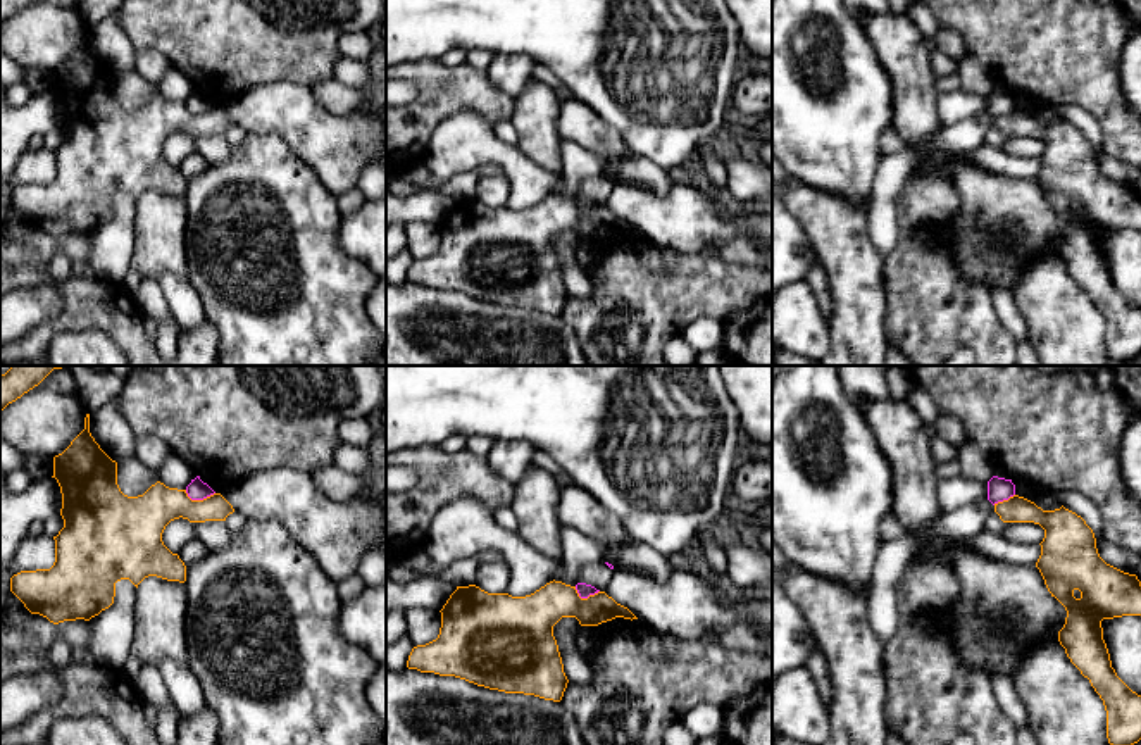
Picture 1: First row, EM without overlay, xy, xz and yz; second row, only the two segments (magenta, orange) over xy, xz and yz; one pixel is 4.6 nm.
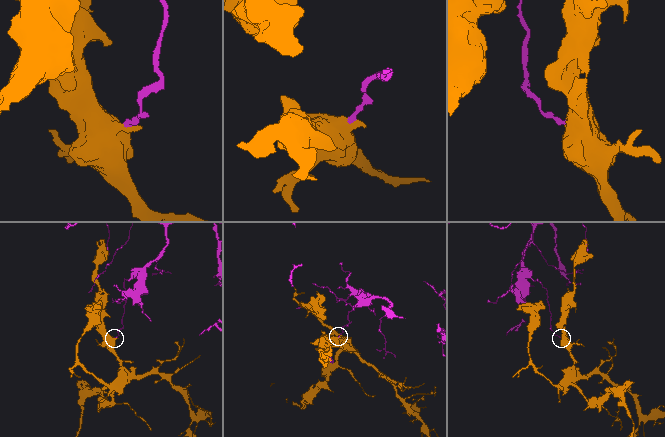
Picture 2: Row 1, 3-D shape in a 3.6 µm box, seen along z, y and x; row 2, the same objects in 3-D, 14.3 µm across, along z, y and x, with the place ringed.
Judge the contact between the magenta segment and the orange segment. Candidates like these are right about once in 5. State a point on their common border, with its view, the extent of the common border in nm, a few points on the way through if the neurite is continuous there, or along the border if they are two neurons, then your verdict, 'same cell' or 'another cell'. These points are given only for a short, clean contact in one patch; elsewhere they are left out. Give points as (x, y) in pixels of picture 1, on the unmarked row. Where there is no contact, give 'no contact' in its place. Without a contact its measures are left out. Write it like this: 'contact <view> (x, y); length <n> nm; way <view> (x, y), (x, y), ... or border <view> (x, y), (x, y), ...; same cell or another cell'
contact xy (199, 112); length 140 nm; another cell

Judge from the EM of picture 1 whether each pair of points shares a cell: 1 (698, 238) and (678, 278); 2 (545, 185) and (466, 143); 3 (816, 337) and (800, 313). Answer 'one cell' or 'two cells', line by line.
1: two cells
2: one cell
3: one cell

